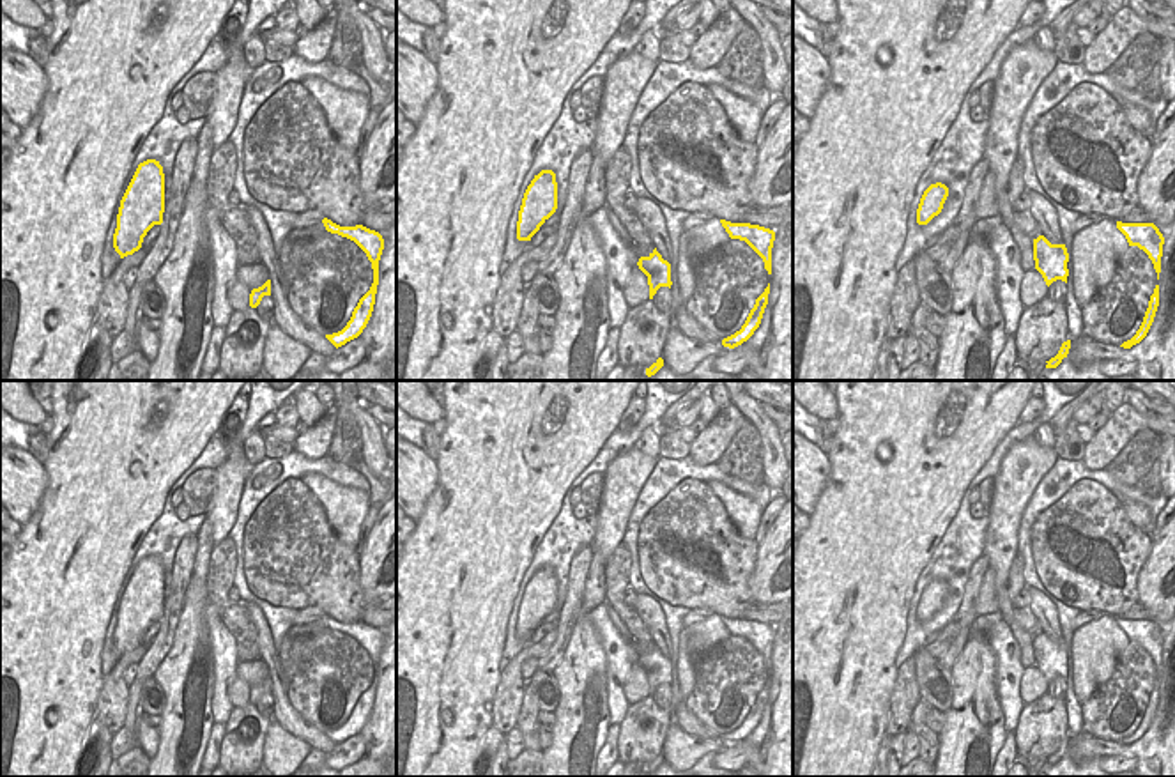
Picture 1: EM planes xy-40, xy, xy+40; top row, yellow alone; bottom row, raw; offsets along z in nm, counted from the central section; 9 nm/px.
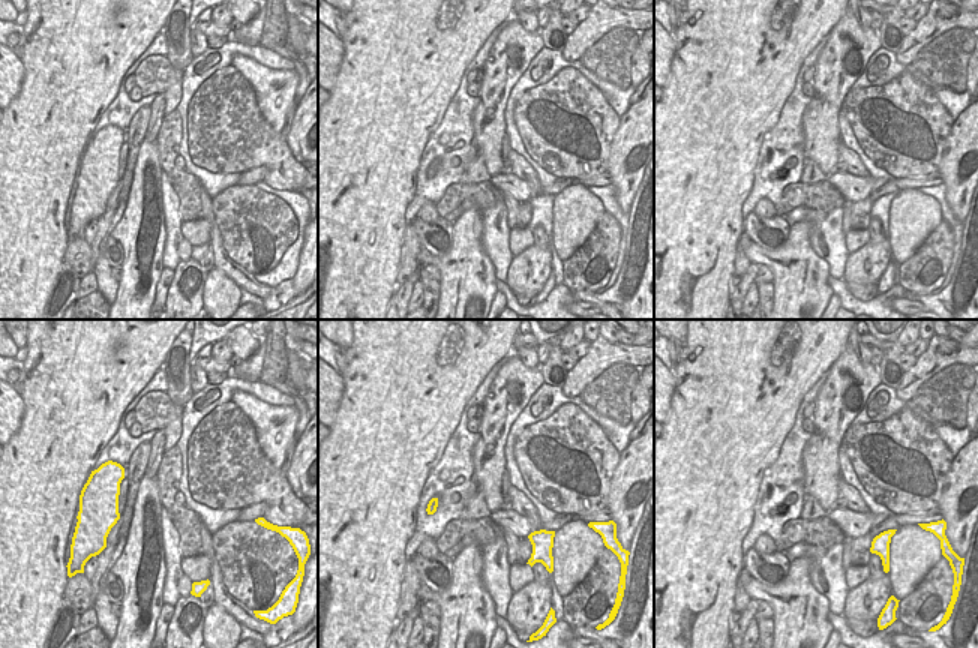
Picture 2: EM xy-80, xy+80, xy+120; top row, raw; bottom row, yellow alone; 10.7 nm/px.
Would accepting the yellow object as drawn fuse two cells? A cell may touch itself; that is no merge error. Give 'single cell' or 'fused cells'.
single cell

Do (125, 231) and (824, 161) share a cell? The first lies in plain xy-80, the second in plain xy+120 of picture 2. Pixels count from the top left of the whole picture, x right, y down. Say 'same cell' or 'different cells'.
different cells

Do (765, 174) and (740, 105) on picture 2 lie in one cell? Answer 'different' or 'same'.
different

